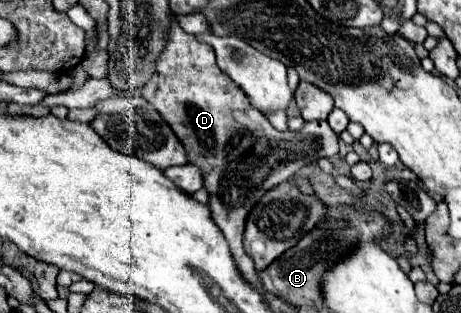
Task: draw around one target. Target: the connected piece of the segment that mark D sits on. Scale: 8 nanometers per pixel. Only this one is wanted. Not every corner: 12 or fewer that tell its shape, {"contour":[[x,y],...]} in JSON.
{"contour":[[170,16],[142,96],[204,170],[244,278],[248,212],[338,154],[324,120],[278,132]]}

